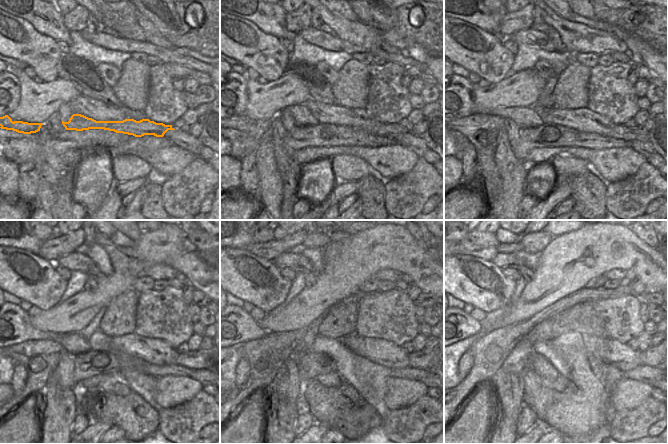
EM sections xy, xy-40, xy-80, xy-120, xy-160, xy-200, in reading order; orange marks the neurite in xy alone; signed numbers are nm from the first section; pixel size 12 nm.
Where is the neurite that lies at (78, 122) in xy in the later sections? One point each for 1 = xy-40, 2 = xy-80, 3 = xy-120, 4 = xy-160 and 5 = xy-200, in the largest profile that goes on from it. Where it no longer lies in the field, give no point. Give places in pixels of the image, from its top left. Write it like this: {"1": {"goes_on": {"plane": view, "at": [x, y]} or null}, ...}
{"1": {"goes_on": {"plane": "xy-40", "at": [392, 131]}}, "2": {"goes_on": {"plane": "xy-80", "at": [639, 133]}}, "3": {"goes_on": {"plane": "xy-120", "at": [193, 360]}}, "4": {"goes_on": {"plane": "xy-160", "at": [418, 359]}}, "5": {"goes_on": {"plane": "xy-200", "at": [647, 357]}}}

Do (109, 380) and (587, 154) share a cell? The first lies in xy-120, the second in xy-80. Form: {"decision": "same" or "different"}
{"decision": "different"}

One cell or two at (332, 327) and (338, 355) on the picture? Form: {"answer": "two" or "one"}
{"answer": "two"}

